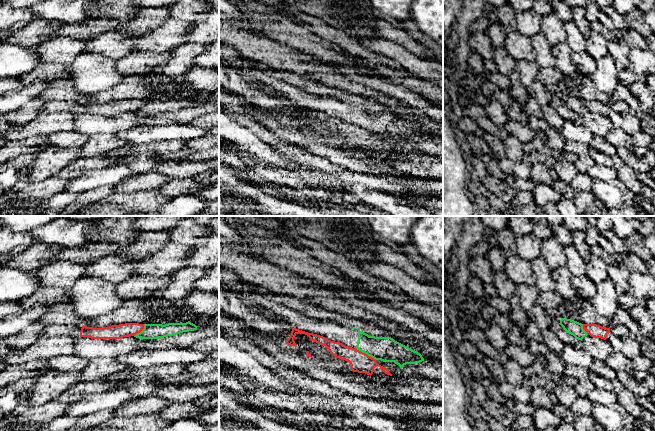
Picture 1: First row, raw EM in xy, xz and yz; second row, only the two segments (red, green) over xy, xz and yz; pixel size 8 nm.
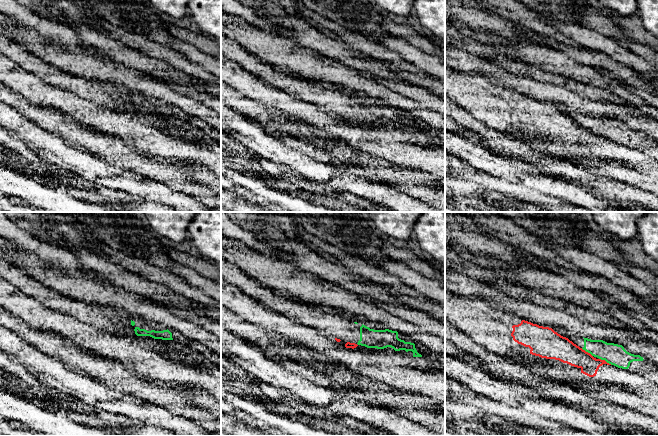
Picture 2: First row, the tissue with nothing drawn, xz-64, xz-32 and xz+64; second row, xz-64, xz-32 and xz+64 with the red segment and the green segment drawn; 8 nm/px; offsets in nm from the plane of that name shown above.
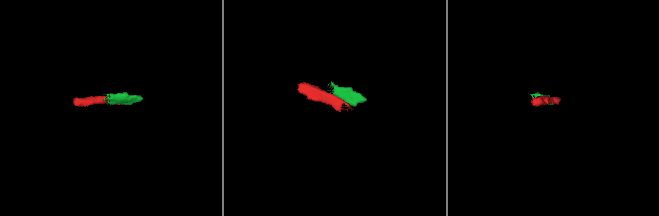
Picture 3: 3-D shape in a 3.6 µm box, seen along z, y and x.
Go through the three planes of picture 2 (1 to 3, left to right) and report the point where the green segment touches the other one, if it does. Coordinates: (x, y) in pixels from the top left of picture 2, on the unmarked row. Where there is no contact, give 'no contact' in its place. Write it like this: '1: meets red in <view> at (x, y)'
1: no contact
2: no contact
3: meets red in xz+64 at (605, 137)

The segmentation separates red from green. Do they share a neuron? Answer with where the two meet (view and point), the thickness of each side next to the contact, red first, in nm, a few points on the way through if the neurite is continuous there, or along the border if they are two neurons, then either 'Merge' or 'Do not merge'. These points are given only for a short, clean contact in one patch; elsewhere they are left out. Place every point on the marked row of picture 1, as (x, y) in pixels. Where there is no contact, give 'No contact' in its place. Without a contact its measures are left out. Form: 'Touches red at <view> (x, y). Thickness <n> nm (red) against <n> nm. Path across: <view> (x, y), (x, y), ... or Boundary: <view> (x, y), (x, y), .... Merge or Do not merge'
Touches red at xz (364, 353). Thickness 160 nm (red) against 200 nm. Boundary: xz (355, 348), (375, 360). Do not merge

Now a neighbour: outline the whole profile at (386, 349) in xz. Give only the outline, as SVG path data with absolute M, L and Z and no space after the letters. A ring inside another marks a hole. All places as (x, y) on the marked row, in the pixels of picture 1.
M220 265L219 283L228 289L235 290L242 299L252 301L258 306L280 316L292 328L317 334L328 340L356 348L375 360L394 362L401 369L406 364L416 364L424 361L420 353L395 341L391 337L369 336L356 328L348 328L332 321L321 321L307 317L293 309L275 303L266 296L252 291L253 285L243 282L235 272Z

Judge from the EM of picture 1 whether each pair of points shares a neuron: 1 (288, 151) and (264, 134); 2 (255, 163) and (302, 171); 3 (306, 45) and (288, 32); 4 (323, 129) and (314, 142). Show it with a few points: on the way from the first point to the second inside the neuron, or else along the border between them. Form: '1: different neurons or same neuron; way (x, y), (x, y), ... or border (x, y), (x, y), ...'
1: same neuron; way (282, 147), (270, 138)
2: different neurons; border (243, 151), (252, 153), (265, 162)
3: same neuron; way (302, 41), (292, 34)
4: different neurons; border (298, 123), (314, 133), (342, 140)

